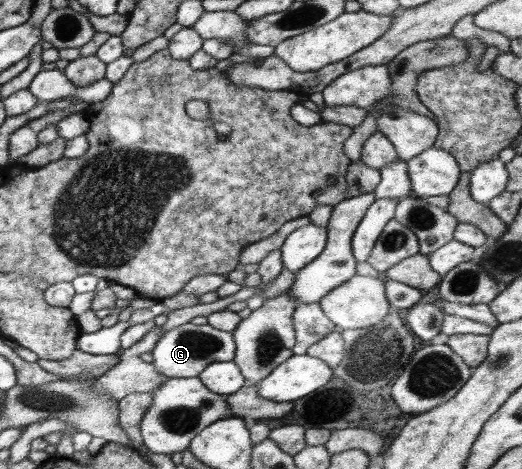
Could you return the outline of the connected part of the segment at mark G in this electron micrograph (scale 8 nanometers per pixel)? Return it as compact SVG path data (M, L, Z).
M183 324L165 332L157 342L153 354L153 367L157 373L171 378L198 377L209 364L232 362L236 352L233 333L217 330L209 324Z

